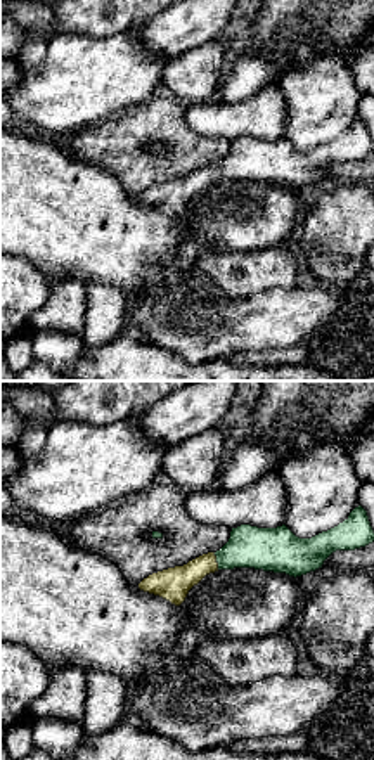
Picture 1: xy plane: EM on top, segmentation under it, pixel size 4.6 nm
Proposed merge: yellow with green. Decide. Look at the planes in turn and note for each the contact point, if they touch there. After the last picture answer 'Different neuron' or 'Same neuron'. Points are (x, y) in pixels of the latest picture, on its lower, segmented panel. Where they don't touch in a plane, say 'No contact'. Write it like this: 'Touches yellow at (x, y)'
Touches yellow at (215, 561)

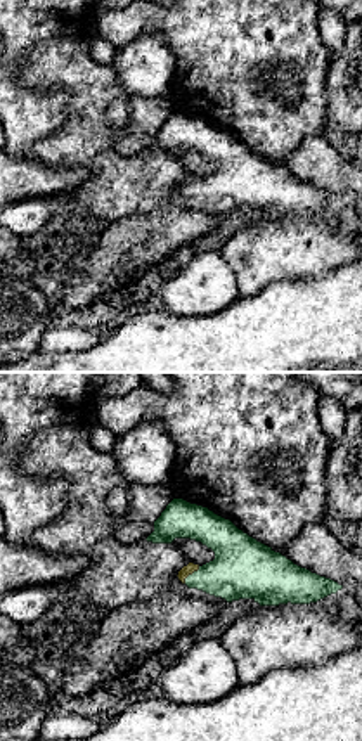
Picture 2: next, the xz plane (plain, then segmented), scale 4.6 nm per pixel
Touches yellow at (191, 573)

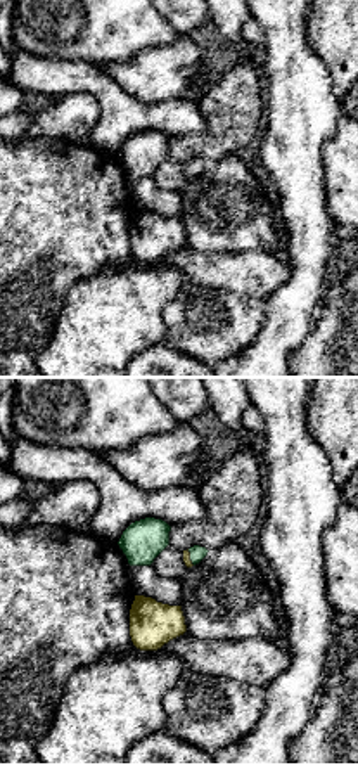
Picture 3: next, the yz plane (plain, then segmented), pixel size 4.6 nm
Touches yellow at (189, 558)

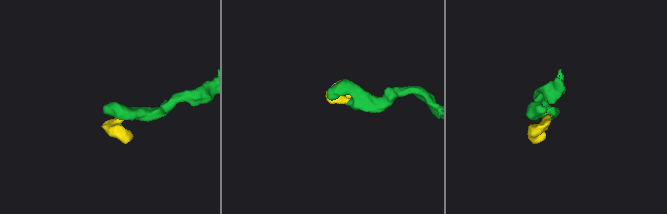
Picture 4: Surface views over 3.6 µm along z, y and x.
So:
Same neuron

